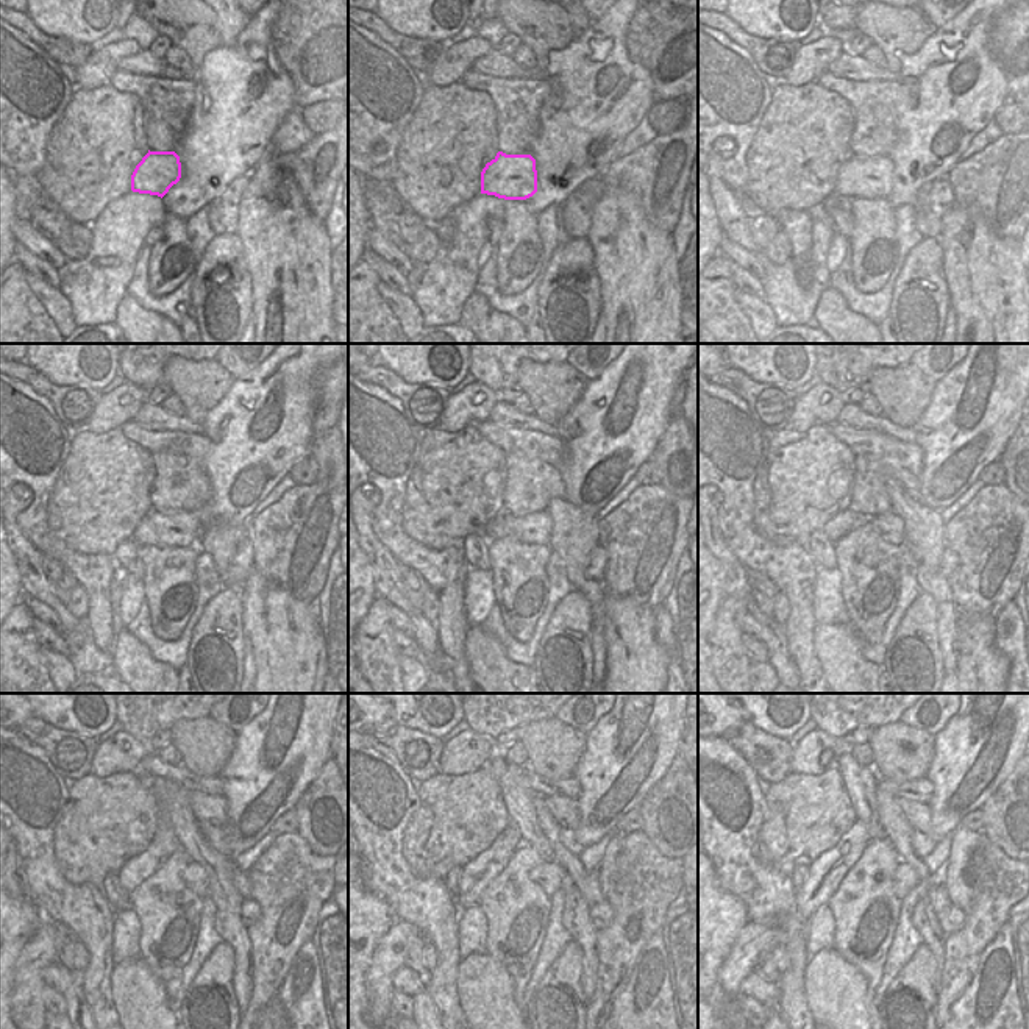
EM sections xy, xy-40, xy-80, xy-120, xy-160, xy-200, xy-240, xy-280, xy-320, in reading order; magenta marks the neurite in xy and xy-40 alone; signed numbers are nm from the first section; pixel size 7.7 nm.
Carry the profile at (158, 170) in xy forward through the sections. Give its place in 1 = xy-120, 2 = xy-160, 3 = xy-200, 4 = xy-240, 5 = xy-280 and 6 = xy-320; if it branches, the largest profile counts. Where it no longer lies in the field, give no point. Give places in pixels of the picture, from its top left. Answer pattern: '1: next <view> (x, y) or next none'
1: next xy-120 (183, 530)
2: next xy-160 (536, 528)
3: next xy-200 (889, 526)
4: next xy-240 (195, 876)
5: next xy-280 (548, 875)
6: next xy-320 (904, 879)

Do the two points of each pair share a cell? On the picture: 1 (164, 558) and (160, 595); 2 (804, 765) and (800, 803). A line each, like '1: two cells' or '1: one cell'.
1: one cell
2: two cells

